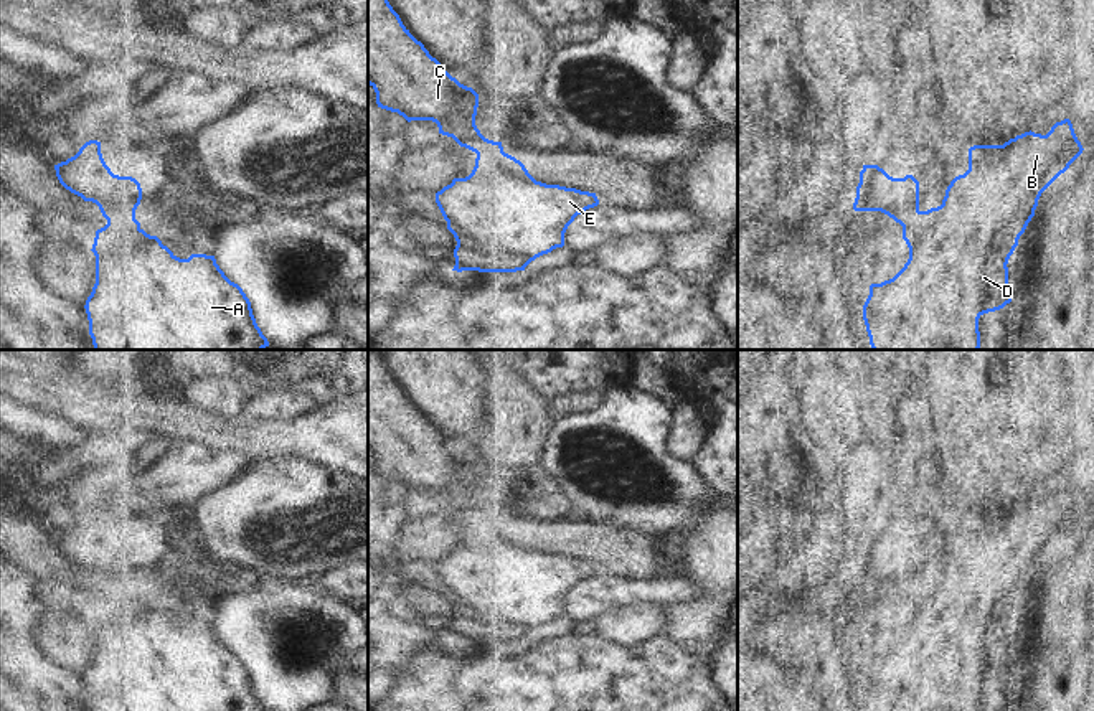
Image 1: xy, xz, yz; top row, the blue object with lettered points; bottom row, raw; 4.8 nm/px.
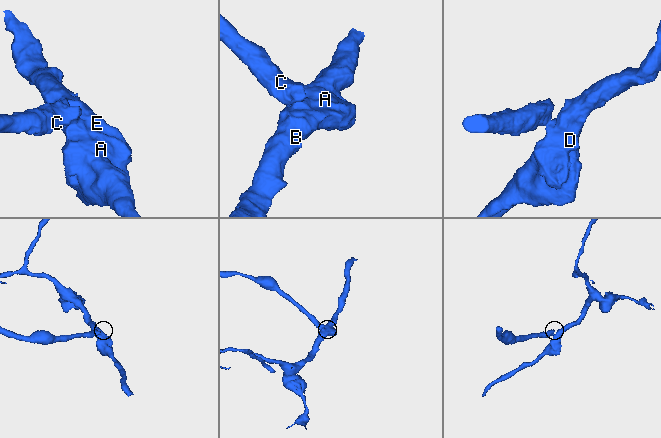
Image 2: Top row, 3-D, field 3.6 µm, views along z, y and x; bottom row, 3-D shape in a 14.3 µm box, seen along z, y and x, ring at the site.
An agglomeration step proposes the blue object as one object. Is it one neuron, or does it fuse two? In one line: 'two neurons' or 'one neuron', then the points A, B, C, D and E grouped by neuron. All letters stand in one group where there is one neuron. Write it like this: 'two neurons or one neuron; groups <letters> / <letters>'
two neurons; groups A B D E / C

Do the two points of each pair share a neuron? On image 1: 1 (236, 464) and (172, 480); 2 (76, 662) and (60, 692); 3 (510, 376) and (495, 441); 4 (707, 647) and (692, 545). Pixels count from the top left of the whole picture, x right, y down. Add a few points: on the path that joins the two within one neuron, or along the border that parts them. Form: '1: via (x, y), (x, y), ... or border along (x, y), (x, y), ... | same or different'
1: via (220, 467), (197, 470), (188, 475) | same
2: border along (40, 649), (58, 663), (83, 677) | different
3: via (512, 393), (512, 424) | same
4: via (707, 622), (710, 616), (710, 569) | same

